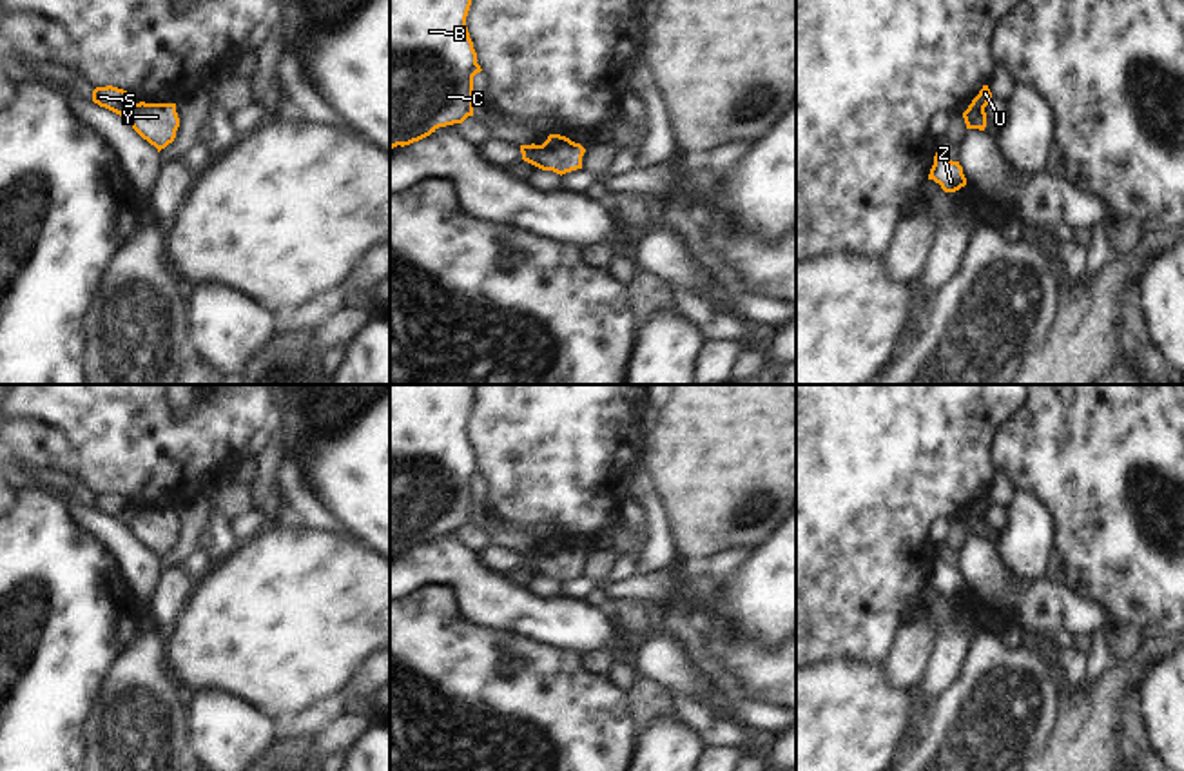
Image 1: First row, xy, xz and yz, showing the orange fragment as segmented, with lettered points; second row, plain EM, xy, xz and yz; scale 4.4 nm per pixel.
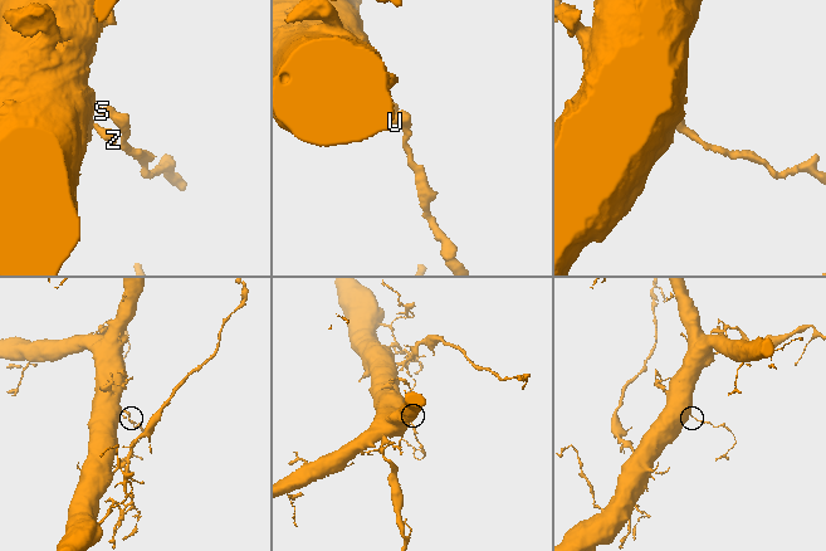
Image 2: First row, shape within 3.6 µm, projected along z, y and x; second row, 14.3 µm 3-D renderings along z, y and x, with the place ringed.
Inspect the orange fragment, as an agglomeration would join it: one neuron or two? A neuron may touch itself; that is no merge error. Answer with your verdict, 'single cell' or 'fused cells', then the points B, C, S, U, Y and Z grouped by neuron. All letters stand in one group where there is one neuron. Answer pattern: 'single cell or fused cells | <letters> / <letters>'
fused cells | B C S U Z / Y

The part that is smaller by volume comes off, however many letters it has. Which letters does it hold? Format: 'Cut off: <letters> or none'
Cut off: Y

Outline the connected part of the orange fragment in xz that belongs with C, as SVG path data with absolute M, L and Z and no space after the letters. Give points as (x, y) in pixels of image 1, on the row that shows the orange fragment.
M390 0L390 149L473 116L473 76L480 73L466 27L471 0Z

